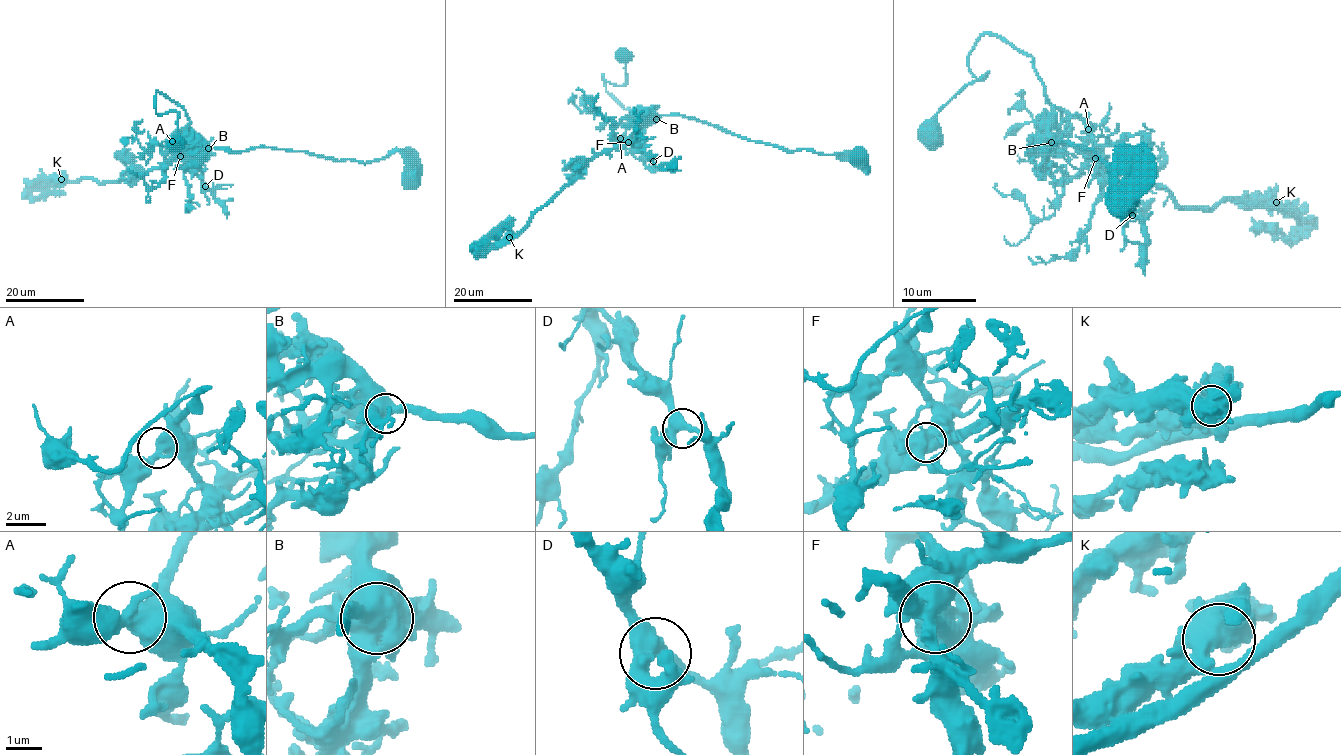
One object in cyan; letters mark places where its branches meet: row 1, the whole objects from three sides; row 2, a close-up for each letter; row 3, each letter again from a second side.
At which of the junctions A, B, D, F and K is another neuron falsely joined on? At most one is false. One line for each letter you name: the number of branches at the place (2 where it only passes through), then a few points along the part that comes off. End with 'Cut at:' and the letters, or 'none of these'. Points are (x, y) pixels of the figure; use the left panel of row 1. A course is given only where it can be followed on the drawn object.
F: 3 | (180, 155), (176, 136), (190, 119), (177, 103), (157, 90), (157, 114), (178, 113), (176, 147), (171, 151)
Cut at: F

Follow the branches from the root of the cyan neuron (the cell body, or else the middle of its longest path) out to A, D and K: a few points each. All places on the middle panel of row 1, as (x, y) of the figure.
A: (859, 158), (853, 160), (855, 150), (836, 154), (783, 150), (674, 115), (658, 116), (633, 141), (620, 138)
D: (859, 158), (853, 160), (855, 150), (783, 150), (692, 119), (663, 115), (646, 128), (640, 142), (653, 161)
K: (859, 158), (853, 160), (855, 150), (783, 150), (692, 119), (658, 116), (635, 138), (596, 154), (509, 237)

